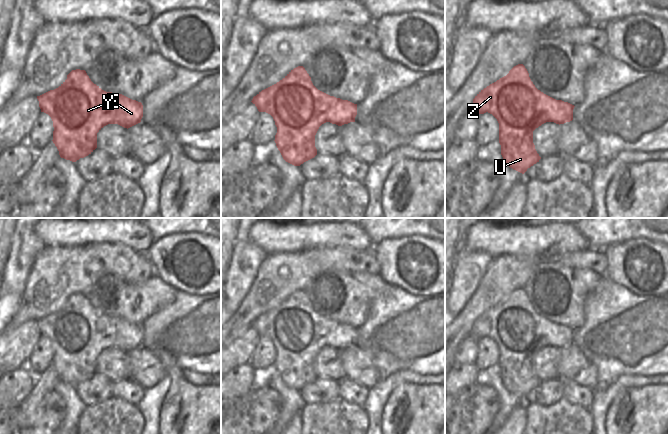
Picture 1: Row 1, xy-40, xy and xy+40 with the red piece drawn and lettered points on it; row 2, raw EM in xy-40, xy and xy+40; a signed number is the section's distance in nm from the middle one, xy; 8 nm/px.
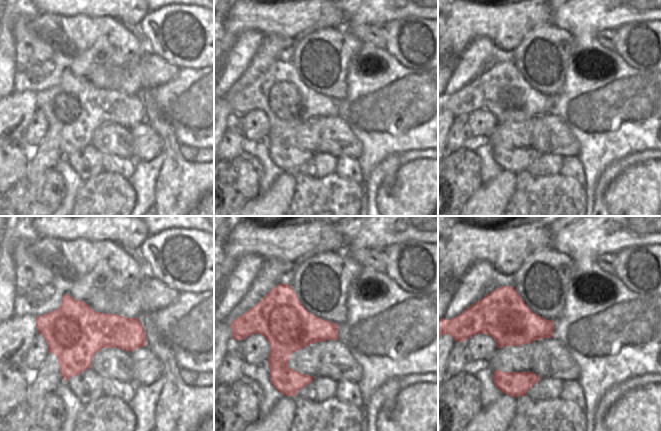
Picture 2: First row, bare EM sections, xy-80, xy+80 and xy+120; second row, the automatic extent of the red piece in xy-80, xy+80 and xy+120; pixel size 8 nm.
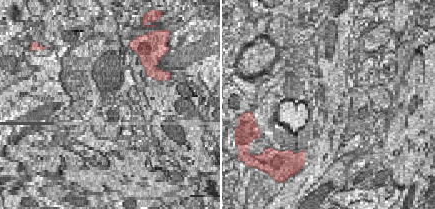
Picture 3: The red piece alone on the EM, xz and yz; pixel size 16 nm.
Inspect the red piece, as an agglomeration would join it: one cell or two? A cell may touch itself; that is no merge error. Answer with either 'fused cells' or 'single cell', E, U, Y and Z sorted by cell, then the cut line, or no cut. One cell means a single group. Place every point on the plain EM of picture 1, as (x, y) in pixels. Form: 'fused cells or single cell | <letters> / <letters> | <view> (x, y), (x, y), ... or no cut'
single cell | E U Y Z | no cut

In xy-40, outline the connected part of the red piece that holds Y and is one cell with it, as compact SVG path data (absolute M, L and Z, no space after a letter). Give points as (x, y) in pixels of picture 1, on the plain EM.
M72 294L67 303L56 313L37 320L41 336L48 338L53 345L53 367L59 375L61 382L76 386L91 378L97 372L97 357L108 348L118 348L124 352L130 352L141 346L143 341L143 329L122 318L106 316L94 308L85 294Z

